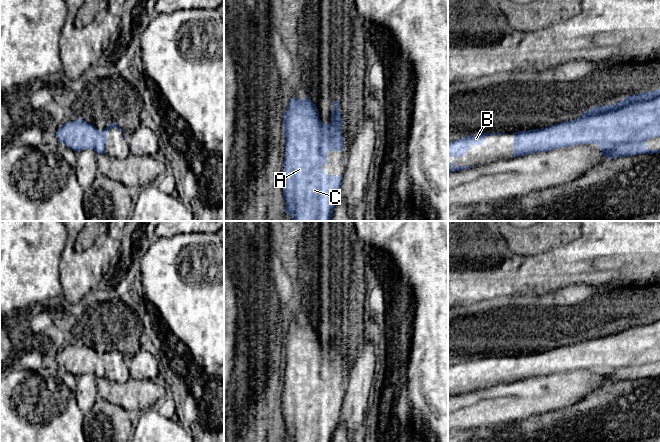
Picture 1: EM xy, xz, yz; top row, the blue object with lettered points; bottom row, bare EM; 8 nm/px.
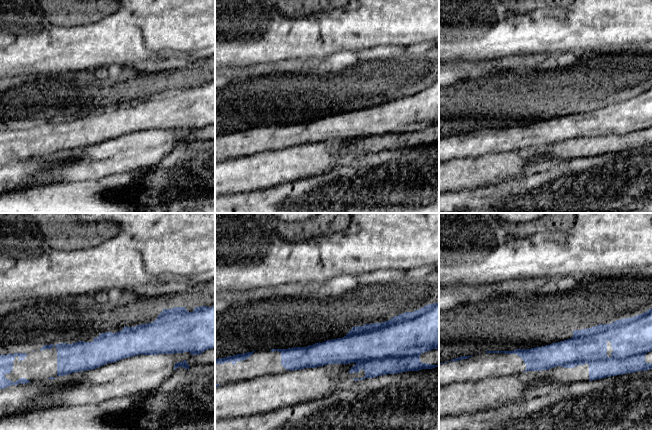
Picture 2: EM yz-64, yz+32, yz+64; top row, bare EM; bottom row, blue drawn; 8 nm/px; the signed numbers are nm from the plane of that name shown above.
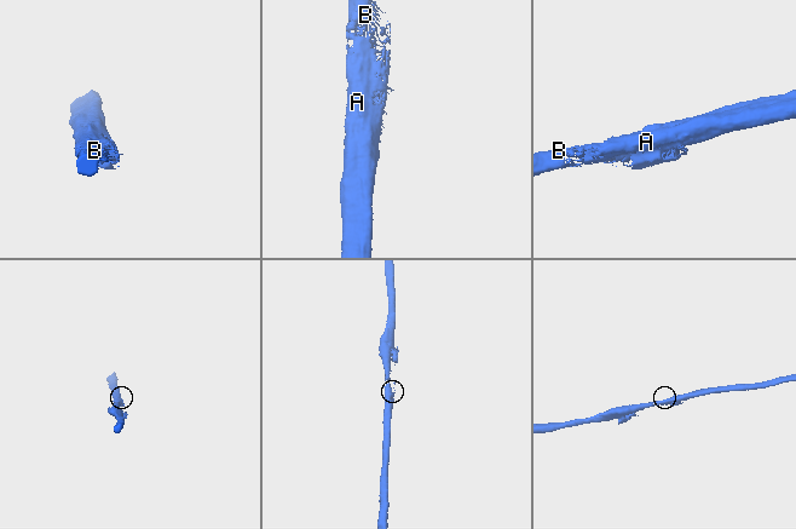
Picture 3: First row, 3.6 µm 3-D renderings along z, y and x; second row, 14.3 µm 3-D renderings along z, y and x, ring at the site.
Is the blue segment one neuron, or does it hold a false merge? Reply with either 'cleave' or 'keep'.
keep

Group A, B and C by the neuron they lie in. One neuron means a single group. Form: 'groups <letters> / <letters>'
groups A B C

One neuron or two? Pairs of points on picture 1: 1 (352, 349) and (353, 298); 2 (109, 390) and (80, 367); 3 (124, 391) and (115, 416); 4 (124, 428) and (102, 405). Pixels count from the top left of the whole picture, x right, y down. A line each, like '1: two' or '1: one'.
1: one
2: two
3: two
4: one

